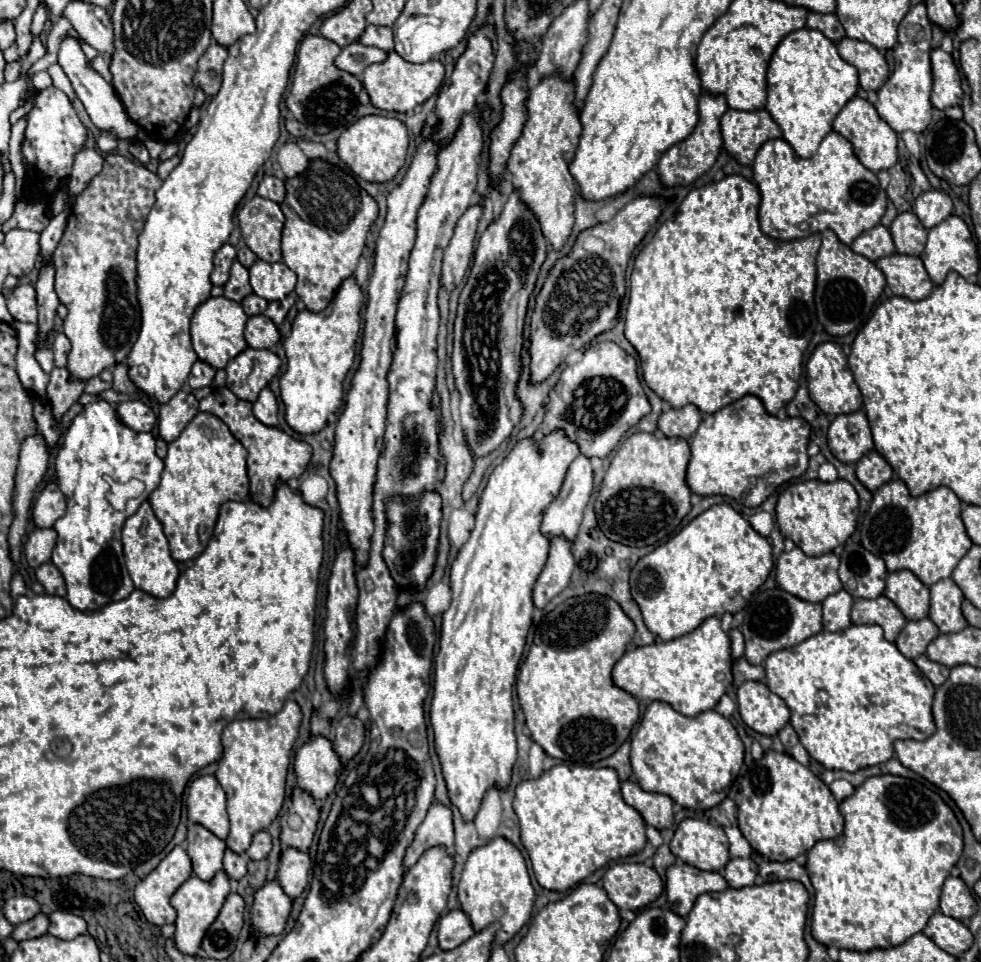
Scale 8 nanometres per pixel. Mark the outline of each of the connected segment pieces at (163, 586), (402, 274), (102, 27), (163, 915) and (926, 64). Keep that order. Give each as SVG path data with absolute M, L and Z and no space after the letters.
M148 500L142 502L142 506L136 510L134 516L130 516L122 528L122 544L124 544L124 560L126 568L130 572L130 578L138 590L144 590L156 598L168 598L178 580L178 566L170 556L168 540L162 532L162 524L156 520Z
M430 138L418 142L418 154L414 156L402 184L396 190L392 190L388 196L388 216L376 242L374 272L368 286L368 304L366 304L362 350L360 350L362 360L352 378L352 386L348 390L344 410L336 426L336 444L334 444L334 458L330 462L330 474L336 482L344 528L350 536L350 546L360 566L366 564L368 550L370 550L370 536L374 532L374 520L370 512L372 486L376 480L376 462L382 452L384 426L386 426L386 404L388 404L386 374L392 364L392 344L396 332L394 316L408 270L408 256L416 238L416 212L428 192L430 176L436 172L436 154L438 154L438 146Z
M70 2L64 8L64 16L70 20L78 36L96 48L100 54L112 58L114 54L114 32L110 16L104 8L96 8L94 4L84 2Z
M176 846L134 890L136 904L150 924L164 926L176 920L176 910L170 906L172 894L192 876L190 856Z
M920 2L908 10L898 26L898 44L894 54L898 56L896 68L886 80L886 84L878 90L876 110L880 118L896 132L902 134L912 130L920 134L928 122L932 120L932 104L930 104L930 90L932 90L932 72L930 72L930 38L932 38L932 24L926 18L926 6Z

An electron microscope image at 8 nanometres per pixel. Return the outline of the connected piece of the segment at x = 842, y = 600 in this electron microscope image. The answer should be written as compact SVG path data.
M840 590L840 592L832 594L832 596L828 596L822 602L822 624L824 624L824 630L840 632L840 630L848 628L852 624L850 622L852 604L854 604L854 598L846 590Z

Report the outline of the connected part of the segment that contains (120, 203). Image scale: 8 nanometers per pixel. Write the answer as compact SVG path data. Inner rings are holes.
M108 154L106 160L104 160L104 168L98 176L94 176L88 186L78 194L74 206L72 206L72 212L68 216L68 226L64 230L64 236L54 252L54 264L56 264L56 294L60 298L60 302L68 308L68 316L64 318L64 334L68 336L70 344L72 344L72 350L68 354L68 370L72 374L72 378L80 378L80 380L88 380L92 376L98 376L102 370L106 368L112 368L116 364L120 364L122 360L128 358L128 352L132 350L132 344L136 342L136 336L140 334L140 302L138 302L138 286L136 286L136 248L138 248L138 236L146 224L146 218L148 218L148 212L152 210L152 204L156 202L154 194L156 190L160 188L162 180L158 178L158 174L150 172L144 164L140 162L134 162L130 158L124 158L122 154Z

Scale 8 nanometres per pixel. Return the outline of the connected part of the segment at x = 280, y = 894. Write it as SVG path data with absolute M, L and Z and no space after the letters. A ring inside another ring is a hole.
M278 880L264 882L264 886L254 894L254 904L250 910L252 924L260 936L282 934L290 916L290 908L292 898L282 890Z

